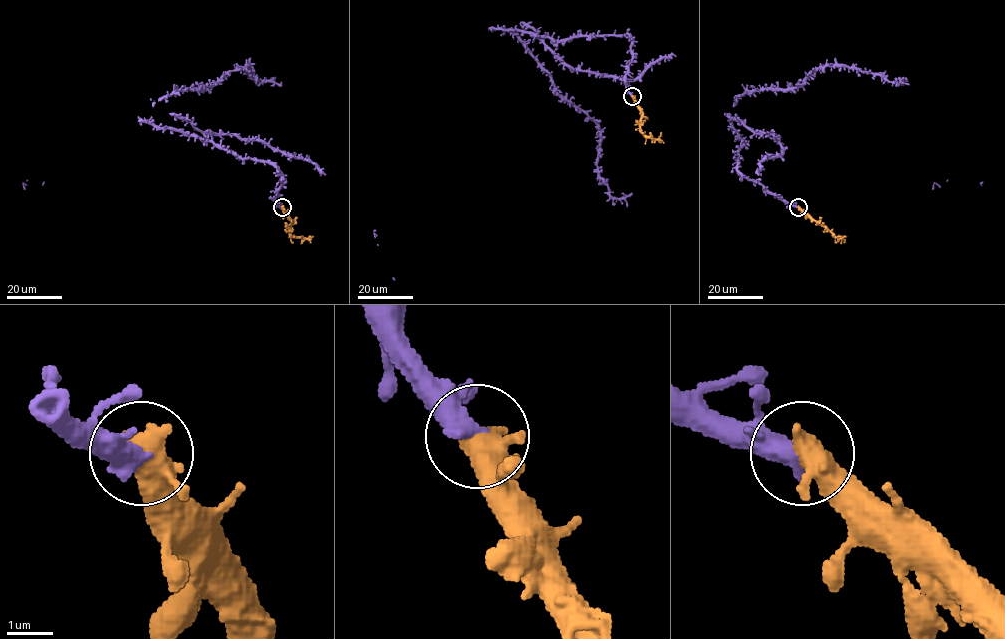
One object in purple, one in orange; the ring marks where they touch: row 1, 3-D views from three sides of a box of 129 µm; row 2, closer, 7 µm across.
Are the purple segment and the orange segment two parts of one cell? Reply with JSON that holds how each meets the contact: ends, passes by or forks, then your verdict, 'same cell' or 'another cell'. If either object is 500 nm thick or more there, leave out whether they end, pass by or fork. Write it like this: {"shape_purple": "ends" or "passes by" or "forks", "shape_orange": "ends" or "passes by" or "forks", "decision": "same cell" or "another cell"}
{"shape_purple": "passes by", "shape_orange": "passes by", "decision": "same cell"}

